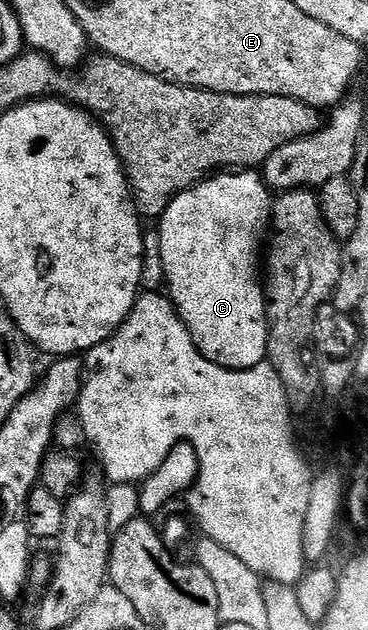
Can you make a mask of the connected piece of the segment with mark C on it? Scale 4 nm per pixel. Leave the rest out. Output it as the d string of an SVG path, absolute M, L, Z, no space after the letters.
M227 170L222 174L216 174L202 180L187 192L182 192L176 196L163 215L158 217L159 224L159 256L163 259L163 272L167 275L167 288L171 303L179 312L179 317L185 322L197 350L206 360L212 360L215 364L220 364L223 368L232 368L240 372L249 370L253 366L264 363L267 360L267 297L265 295L264 285L261 283L261 248L259 252L259 243L264 243L265 237L269 232L271 223L271 205L273 203L272 189L267 187L263 181L262 175L255 170Z

